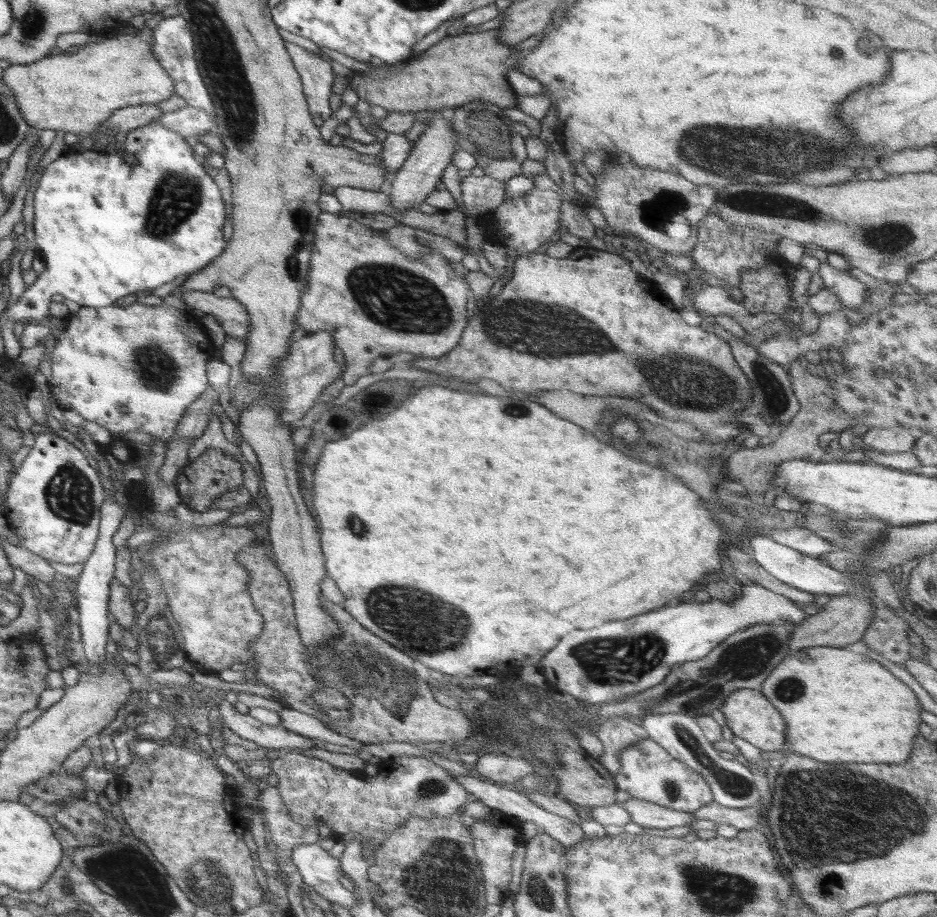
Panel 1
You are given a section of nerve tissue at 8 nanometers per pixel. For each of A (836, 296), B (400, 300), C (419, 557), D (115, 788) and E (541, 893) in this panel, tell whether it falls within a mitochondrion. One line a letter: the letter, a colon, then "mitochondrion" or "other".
A: other
B: mitochondrion
C: other
D: other
E: mitochondrion

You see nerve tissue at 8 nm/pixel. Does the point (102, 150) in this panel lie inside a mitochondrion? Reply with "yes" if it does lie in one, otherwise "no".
no

